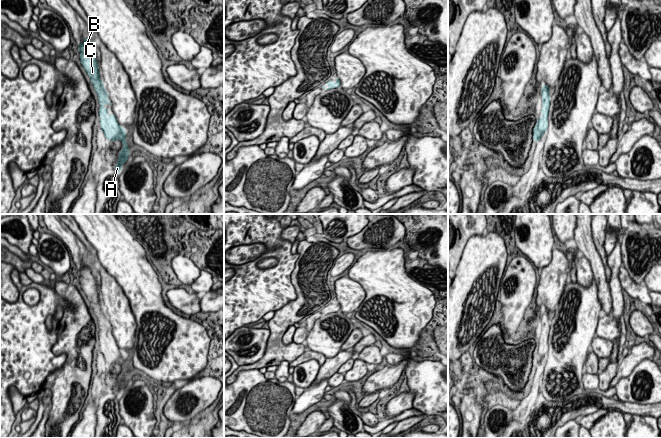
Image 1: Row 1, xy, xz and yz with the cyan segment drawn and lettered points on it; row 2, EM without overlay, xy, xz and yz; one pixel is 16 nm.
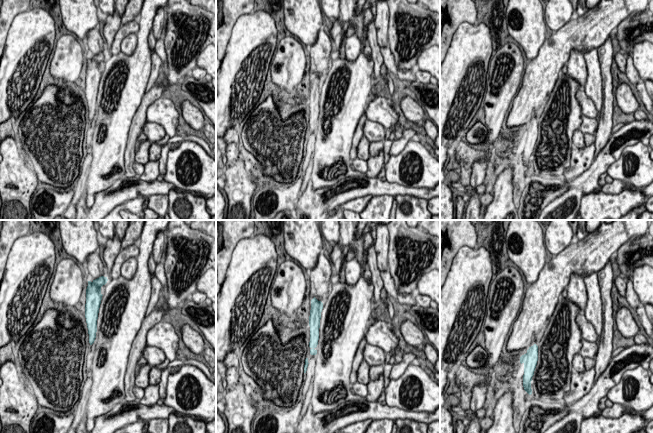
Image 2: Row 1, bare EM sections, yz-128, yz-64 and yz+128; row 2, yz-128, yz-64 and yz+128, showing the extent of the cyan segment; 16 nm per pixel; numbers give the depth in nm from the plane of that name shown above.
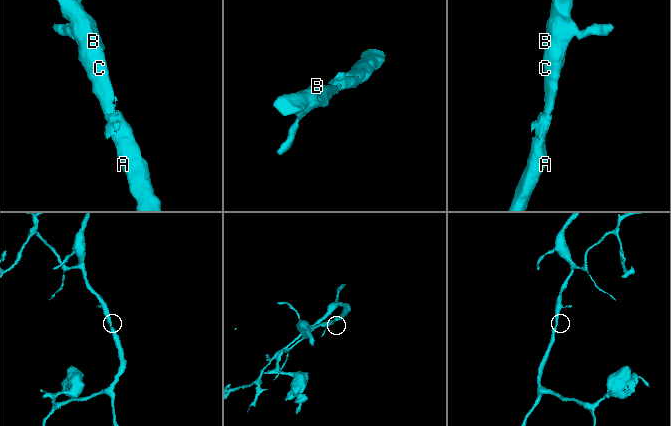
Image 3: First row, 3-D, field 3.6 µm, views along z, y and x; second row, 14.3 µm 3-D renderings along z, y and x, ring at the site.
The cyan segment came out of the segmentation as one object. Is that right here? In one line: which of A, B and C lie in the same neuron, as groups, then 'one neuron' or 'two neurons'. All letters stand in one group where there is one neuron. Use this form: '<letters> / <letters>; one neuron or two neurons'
A B C; one neuron

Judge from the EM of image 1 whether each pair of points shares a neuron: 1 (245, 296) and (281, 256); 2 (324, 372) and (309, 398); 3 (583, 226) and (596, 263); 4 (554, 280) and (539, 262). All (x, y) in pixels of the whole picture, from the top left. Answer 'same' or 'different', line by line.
1: same
2: different
3: same
4: different

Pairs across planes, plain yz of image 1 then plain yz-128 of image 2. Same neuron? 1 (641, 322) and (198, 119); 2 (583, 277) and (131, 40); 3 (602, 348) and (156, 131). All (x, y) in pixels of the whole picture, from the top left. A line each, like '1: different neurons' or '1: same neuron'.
1: same neuron
2: same neuron
3: same neuron

